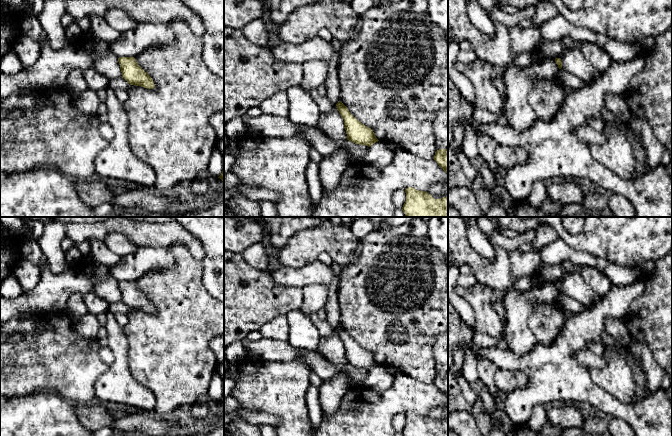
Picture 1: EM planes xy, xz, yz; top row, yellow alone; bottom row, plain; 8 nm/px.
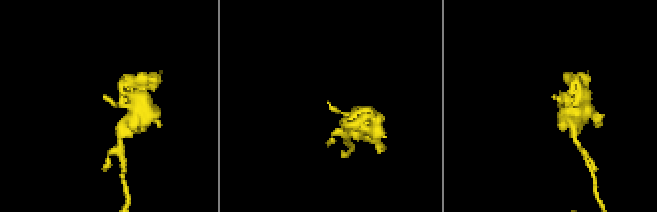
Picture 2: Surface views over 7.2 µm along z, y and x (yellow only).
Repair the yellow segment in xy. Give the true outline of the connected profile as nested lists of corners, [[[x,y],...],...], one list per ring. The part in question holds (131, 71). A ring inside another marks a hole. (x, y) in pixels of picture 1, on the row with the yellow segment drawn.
[[[134,57],[118,58],[122,78],[130,85],[142,86],[147,89],[153,89],[155,84],[147,72],[145,72],[136,62]]]

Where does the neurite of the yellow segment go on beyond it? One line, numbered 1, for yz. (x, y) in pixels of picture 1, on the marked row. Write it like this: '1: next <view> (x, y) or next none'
1: next none

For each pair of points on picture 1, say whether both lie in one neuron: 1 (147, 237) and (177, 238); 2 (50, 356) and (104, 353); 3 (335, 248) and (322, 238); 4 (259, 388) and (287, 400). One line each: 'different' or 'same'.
1: same
2: different
3: same
4: same

